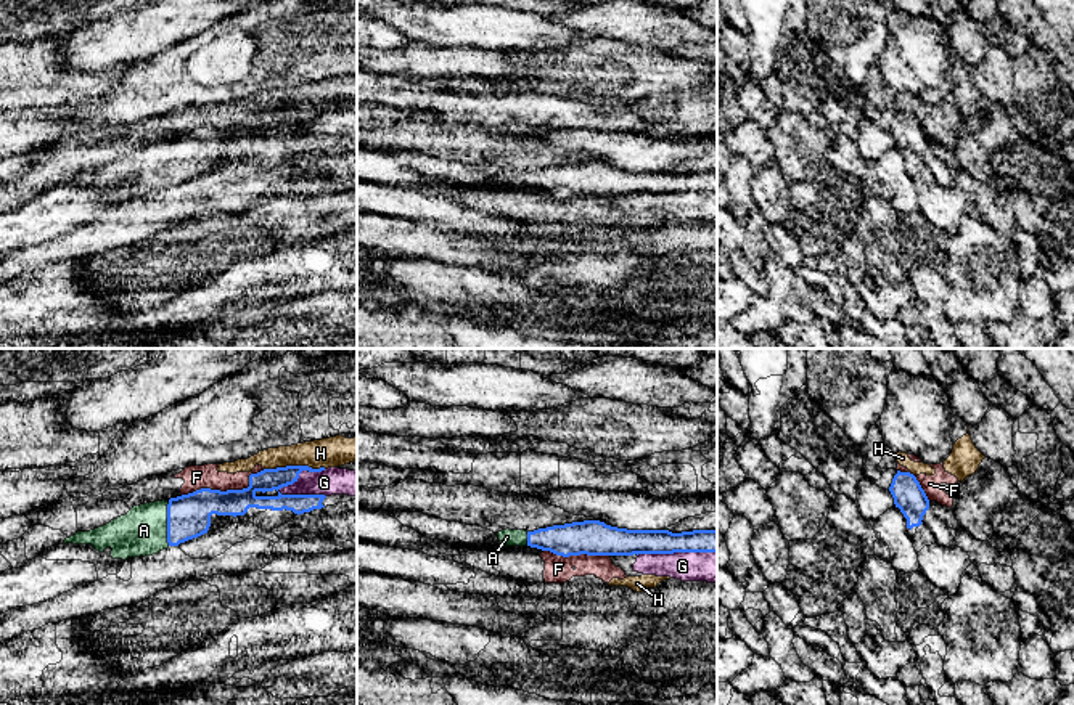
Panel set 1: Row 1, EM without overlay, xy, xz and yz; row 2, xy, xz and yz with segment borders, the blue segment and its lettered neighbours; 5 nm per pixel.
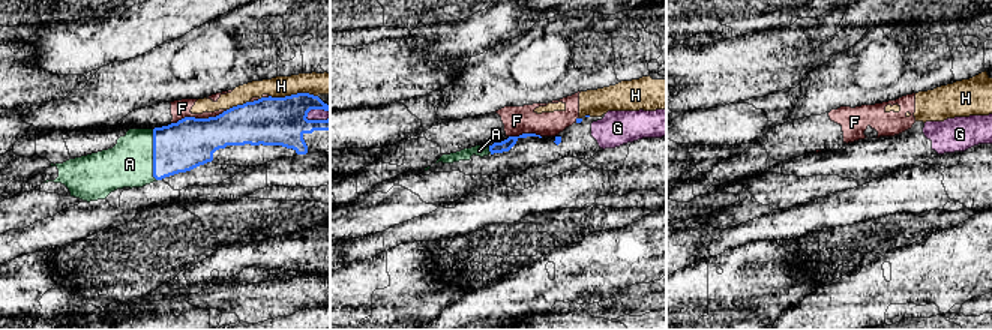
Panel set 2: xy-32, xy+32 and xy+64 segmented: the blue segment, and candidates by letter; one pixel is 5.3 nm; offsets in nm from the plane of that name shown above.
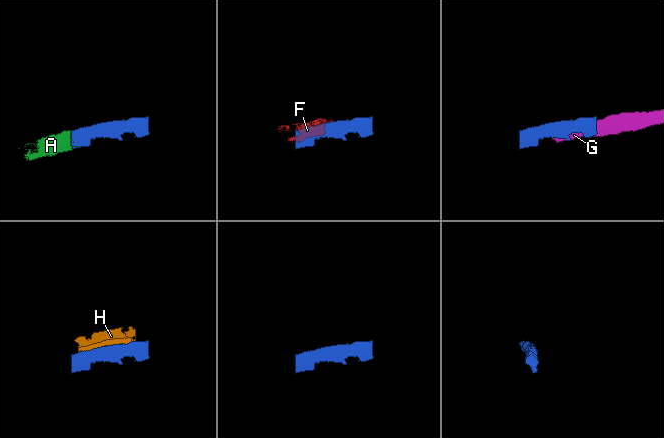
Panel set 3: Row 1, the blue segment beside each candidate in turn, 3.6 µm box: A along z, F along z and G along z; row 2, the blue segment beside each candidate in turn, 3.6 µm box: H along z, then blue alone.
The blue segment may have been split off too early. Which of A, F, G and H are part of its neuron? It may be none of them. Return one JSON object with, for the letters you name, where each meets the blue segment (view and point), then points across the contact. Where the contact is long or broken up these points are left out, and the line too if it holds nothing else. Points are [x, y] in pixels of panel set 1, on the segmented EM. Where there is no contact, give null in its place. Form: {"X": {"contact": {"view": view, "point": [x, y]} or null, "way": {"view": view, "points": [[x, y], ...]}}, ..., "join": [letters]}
{"A": {"contact": {"view": "xy", "point": [168, 524]}}, "join": ["A"]}

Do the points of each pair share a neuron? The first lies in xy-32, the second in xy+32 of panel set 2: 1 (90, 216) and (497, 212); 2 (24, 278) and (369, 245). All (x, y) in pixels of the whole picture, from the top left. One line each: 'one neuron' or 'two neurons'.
1: one neuron
2: two neurons

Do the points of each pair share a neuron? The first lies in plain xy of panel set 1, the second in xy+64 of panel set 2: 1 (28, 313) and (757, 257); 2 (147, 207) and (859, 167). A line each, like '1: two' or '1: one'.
1: one
2: two

